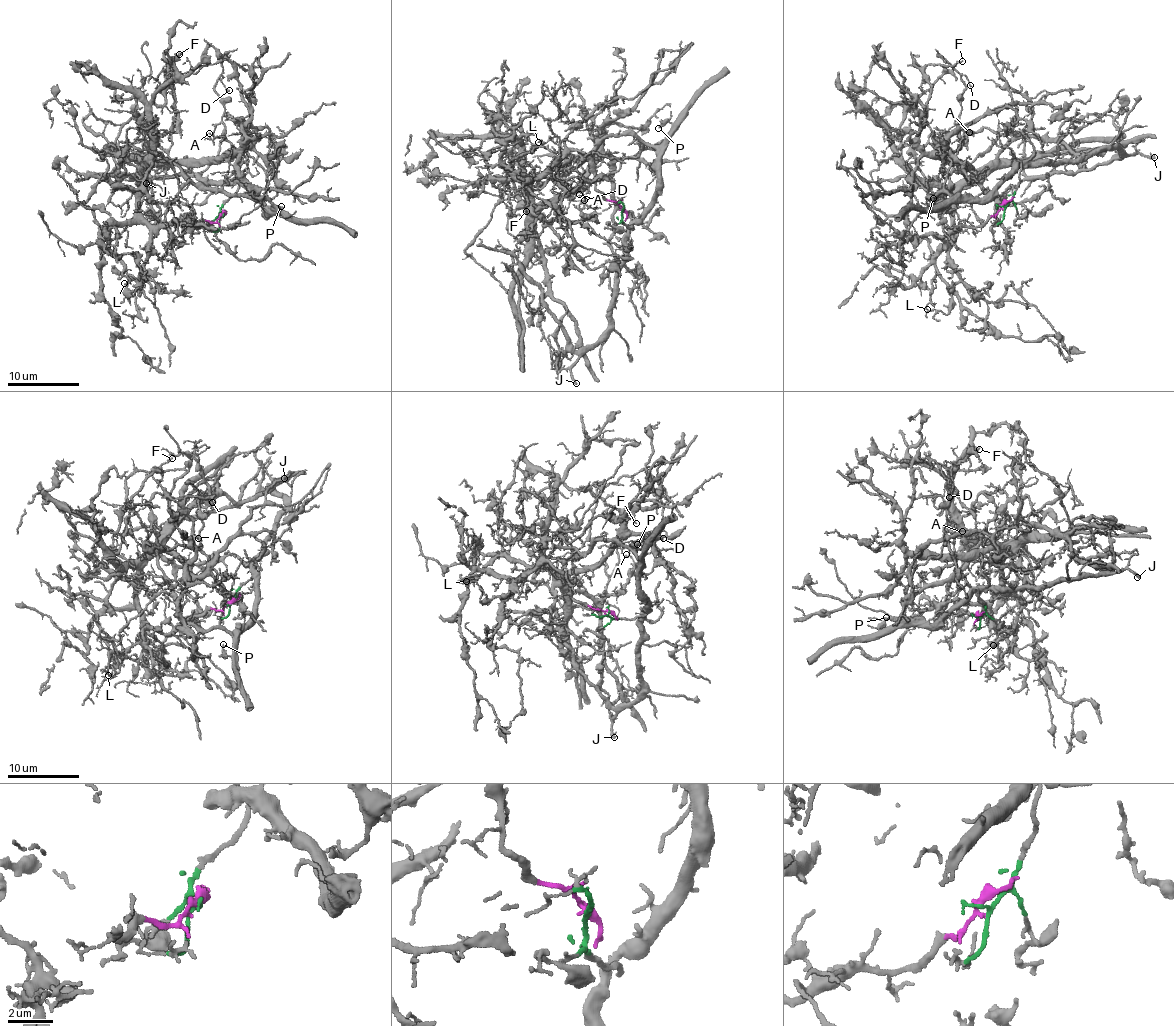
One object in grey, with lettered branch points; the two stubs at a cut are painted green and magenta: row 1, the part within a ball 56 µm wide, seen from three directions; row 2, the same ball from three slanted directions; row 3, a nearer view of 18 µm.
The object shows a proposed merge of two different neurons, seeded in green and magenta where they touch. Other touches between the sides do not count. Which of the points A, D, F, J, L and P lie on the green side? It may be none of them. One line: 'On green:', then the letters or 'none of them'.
On green: A, D, J, P

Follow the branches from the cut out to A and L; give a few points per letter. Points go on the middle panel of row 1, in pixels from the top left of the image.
A: (624, 208), (622, 221), (632, 227), (651, 203), (652, 147), (643, 144), (578, 194)
L: (622, 208), (604, 200), (596, 171), (577, 151), (540, 177), (511, 173), (504, 165), (537, 141)

